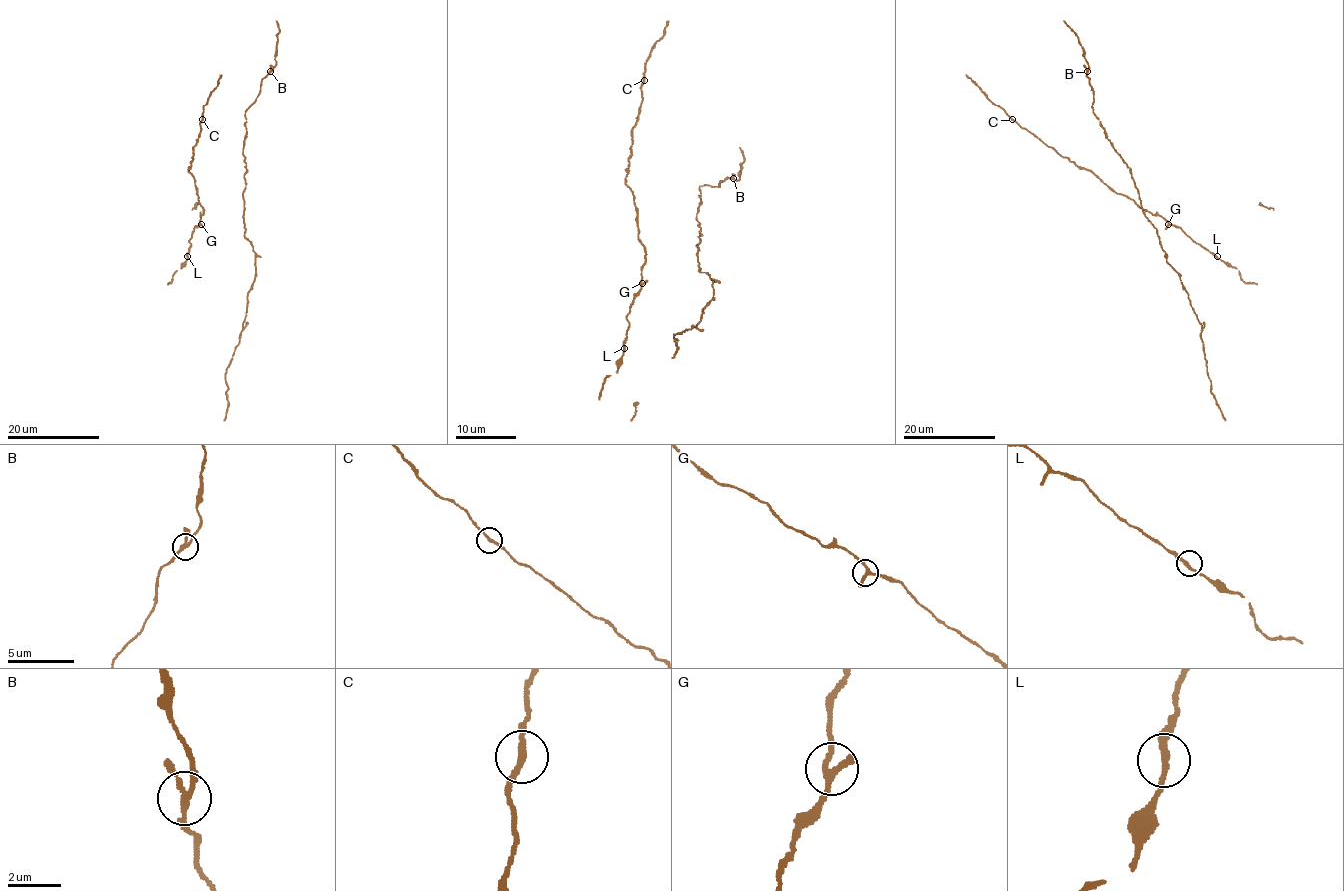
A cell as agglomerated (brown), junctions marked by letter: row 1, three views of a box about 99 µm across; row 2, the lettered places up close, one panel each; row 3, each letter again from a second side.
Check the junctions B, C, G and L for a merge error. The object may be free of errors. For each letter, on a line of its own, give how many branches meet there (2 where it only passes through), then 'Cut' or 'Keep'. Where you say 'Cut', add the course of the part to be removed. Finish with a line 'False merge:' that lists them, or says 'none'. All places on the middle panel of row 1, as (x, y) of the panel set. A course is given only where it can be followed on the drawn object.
B: Branches: 3. Keep
C: Branches: 2. Keep
G: Branches: 3. Keep
L: Branches: 2. Keep
False merge: none

